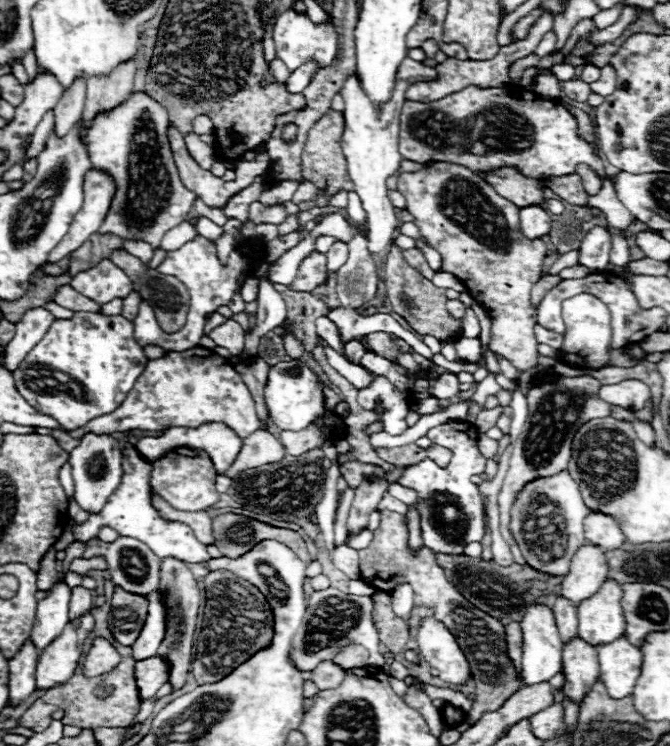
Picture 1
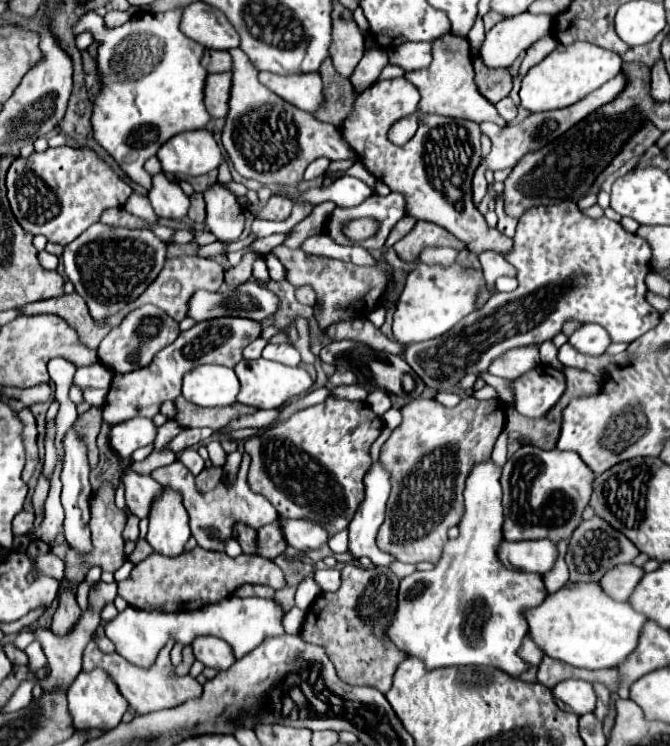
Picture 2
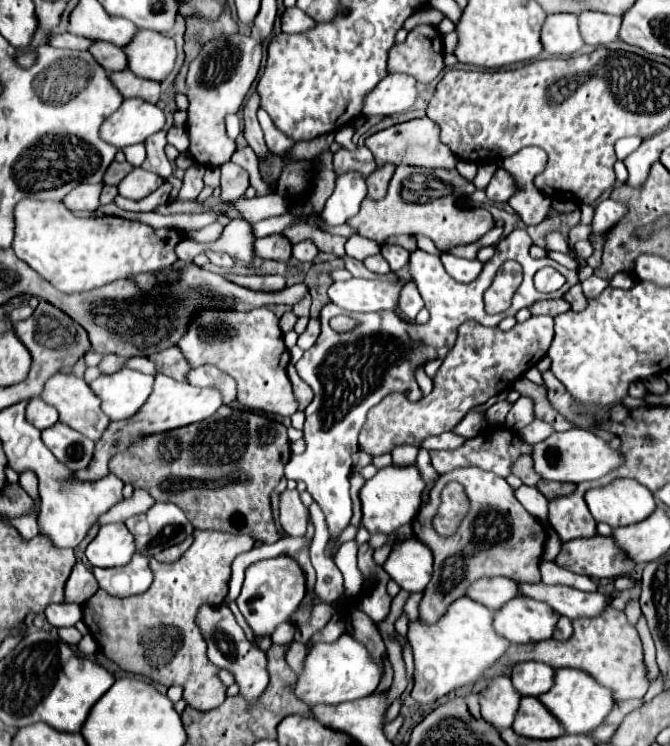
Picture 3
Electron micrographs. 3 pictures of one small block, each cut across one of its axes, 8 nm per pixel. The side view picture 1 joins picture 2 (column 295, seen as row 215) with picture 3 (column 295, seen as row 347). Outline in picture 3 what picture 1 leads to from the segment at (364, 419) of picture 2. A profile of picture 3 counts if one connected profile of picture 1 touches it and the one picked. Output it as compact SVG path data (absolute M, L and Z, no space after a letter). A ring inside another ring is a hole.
M298 490L280 494L280 524L288 536L304 536L308 528L308 508L302 504Z

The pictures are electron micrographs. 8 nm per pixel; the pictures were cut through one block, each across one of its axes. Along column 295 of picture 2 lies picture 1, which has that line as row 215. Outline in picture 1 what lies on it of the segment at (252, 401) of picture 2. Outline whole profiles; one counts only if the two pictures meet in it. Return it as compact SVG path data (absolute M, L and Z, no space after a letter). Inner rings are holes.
M404 58L398 76L396 76L396 90L392 94L392 100L384 104L382 112L378 114L374 110L374 104L368 100L368 96L362 92L358 76L350 76L346 84L340 90L340 96L346 102L344 110L344 136L342 136L342 150L348 162L348 174L354 182L356 194L362 200L362 206L366 210L366 224L368 224L368 250L370 252L382 252L398 234L398 216L394 212L394 206L388 198L388 186L386 180L398 172L402 156L398 152L398 130L400 130L400 110L404 104L404 92L414 82L428 82L434 80L438 72L430 66L424 66L422 62L416 62L412 58Z

